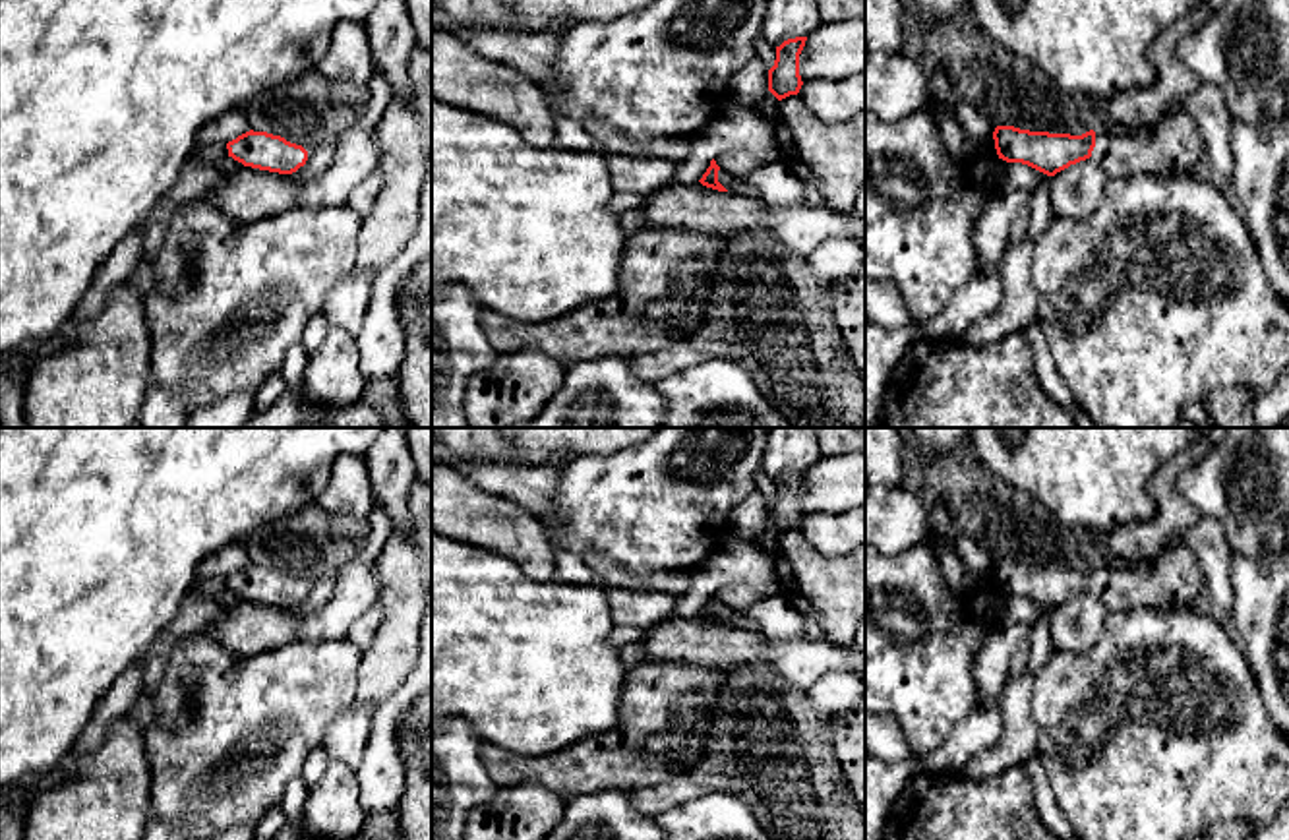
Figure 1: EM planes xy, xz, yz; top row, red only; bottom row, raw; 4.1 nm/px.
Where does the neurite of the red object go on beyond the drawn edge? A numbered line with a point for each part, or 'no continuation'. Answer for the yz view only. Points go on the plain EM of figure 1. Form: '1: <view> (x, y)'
1: yz (1175, 581)

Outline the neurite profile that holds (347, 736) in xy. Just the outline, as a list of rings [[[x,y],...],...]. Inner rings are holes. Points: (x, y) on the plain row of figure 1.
[[[354,701],[331,722],[321,743],[329,761],[339,761],[352,770],[360,766],[374,712],[372,706]]]

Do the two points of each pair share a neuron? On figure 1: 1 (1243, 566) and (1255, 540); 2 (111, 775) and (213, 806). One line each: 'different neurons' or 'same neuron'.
1: different neurons
2: different neurons

